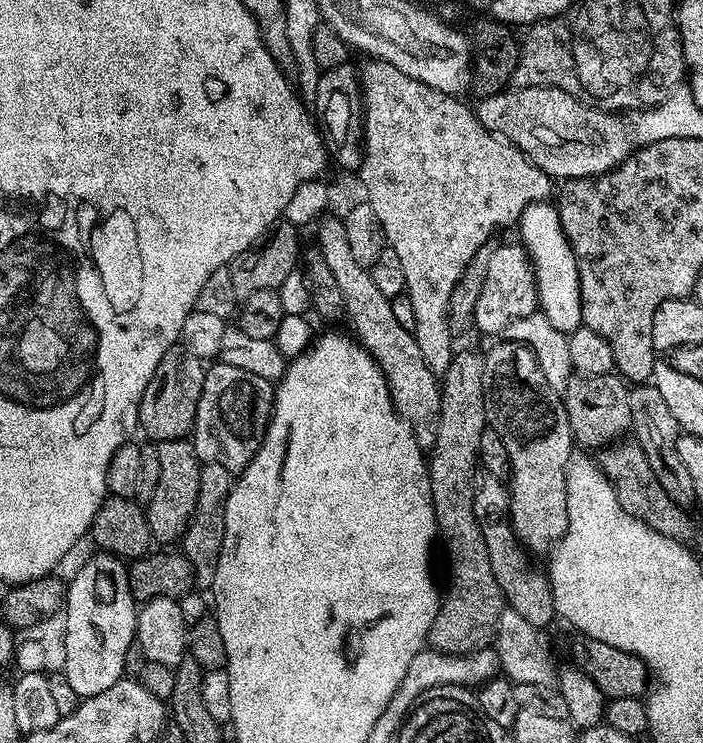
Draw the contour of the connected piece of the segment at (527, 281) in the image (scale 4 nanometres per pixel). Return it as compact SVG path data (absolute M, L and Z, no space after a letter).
M515 242L516 244L504 244L501 248L498 246L492 248L492 257L488 263L488 269L486 270L486 282L482 282L482 294L478 294L478 306L475 307L474 312L474 324L475 327L480 327L486 335L492 336L495 332L504 332L507 333L509 329L513 327L513 324L516 320L519 320L523 316L528 316L532 313L535 313L538 308L538 290L536 289L536 271L532 268L532 260L528 256L528 251L524 249L523 243Z

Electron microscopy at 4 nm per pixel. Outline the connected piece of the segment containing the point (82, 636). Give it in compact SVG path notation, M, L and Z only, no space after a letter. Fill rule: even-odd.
M100 554L104 556L92 556L76 573L72 576L72 581L68 580L66 584L66 607L63 609L64 614L64 664L62 670L66 674L66 678L70 678L70 686L73 687L76 696L81 698L93 696L94 694L102 694L102 690L110 690L110 686L117 684L125 675L124 663L126 662L126 650L130 650L136 638L136 613L138 611L138 601L133 596L131 582L128 579L129 569L126 567L125 561L115 554Z

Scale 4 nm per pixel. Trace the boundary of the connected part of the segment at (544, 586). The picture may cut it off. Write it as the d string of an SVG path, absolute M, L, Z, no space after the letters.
M507 523L483 527L483 538L487 546L487 554L490 555L490 566L498 586L504 594L504 599L509 607L525 618L538 630L544 629L551 620L555 619L553 606L552 585L543 573L532 572L527 551L519 545L515 532Z

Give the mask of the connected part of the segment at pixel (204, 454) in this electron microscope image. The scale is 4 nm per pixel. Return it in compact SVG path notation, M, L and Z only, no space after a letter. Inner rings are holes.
M213 363L204 373L196 420L190 433L196 457L205 464L218 462L218 466L226 466L234 474L243 472L264 441L273 399L273 381L258 378L258 374L250 374L242 366Z

